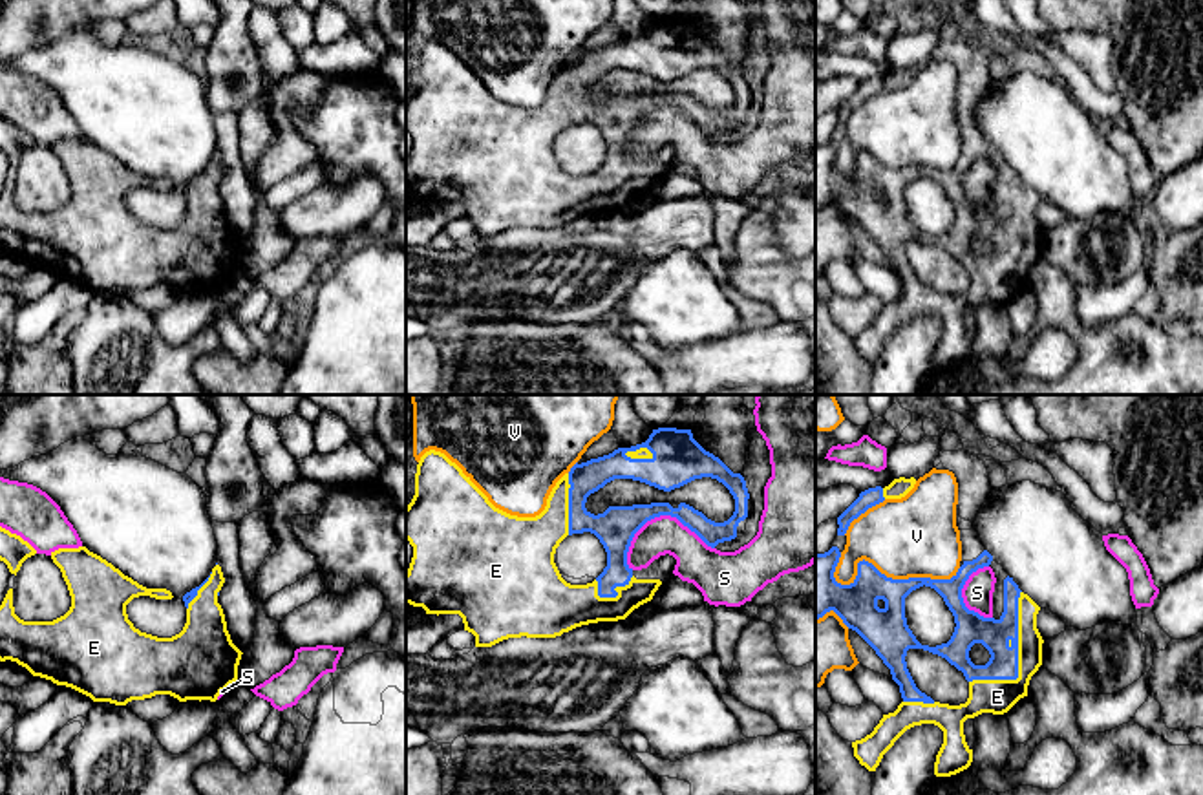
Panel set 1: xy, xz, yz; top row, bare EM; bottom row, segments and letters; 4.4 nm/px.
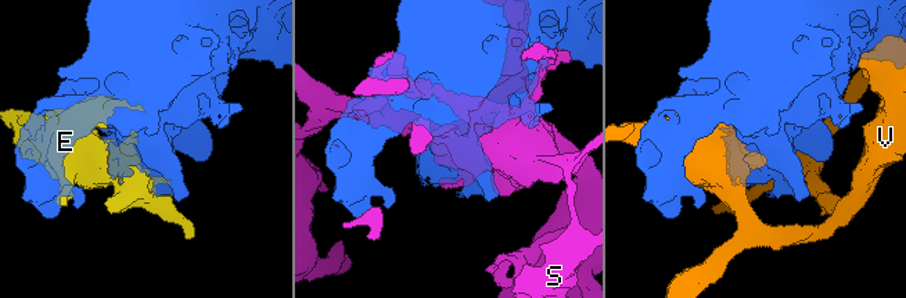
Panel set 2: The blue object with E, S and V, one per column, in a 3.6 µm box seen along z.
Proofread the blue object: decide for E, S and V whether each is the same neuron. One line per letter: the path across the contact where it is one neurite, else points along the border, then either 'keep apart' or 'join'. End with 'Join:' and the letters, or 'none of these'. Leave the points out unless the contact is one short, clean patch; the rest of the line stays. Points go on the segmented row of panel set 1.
E: join
S: keep apart
V: keep apart
Join: E

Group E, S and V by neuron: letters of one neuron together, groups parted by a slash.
E / S / V

